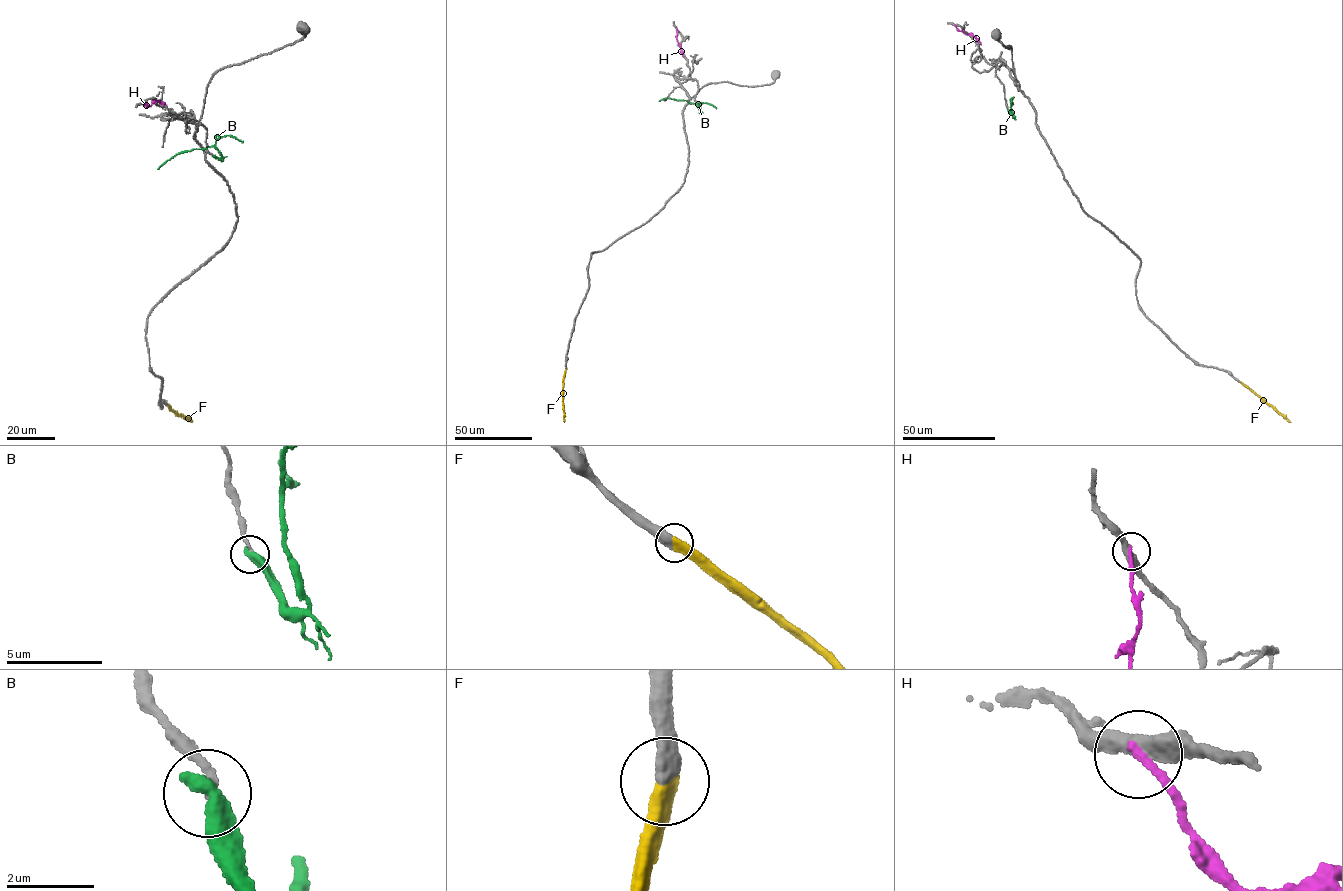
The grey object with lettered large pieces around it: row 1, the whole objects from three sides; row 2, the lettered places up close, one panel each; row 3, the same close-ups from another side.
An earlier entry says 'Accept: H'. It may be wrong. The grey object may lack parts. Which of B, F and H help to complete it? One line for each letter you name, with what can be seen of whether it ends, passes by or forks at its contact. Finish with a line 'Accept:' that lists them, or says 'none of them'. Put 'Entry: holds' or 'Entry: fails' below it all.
F: it ends there
Accept: F
Entry: fails

